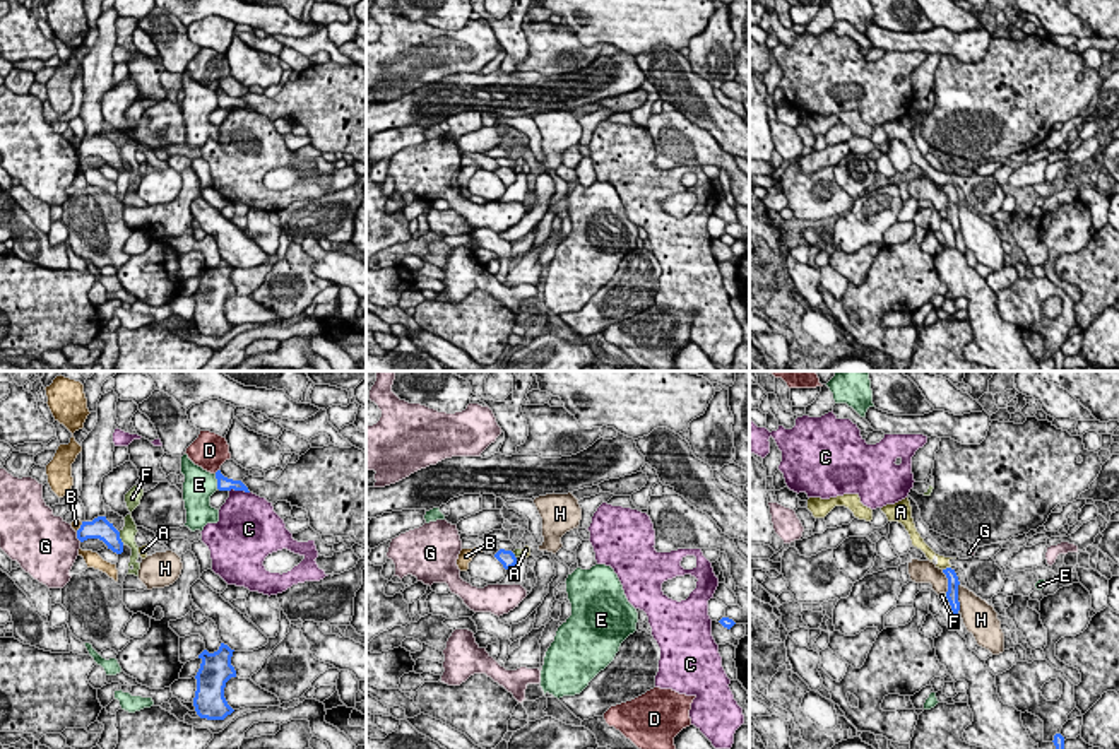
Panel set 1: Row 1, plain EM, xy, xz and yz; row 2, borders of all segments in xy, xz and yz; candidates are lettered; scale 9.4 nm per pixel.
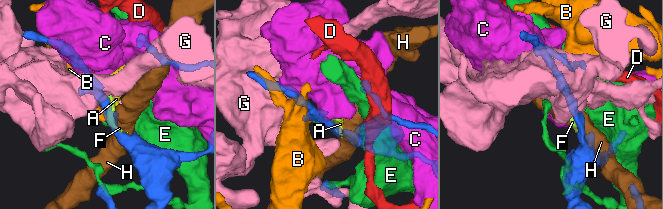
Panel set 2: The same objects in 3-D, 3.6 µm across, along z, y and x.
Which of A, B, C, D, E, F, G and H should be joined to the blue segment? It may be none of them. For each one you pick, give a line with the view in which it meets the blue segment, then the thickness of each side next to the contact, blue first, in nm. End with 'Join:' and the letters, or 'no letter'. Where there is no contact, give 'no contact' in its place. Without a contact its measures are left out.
Join: no letter

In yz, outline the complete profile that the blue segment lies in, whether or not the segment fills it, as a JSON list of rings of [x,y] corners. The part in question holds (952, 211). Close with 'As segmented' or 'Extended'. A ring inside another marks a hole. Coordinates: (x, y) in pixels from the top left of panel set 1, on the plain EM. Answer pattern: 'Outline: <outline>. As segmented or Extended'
Outline: [[[946,185],[946,186],[943,186],[943,190],[948,195],[946,215],[951,222],[953,231],[956,233],[958,227],[960,227],[960,219],[958,219],[958,202],[960,202],[960,198],[958,198],[958,193],[956,193],[955,186]]]. As segmented

